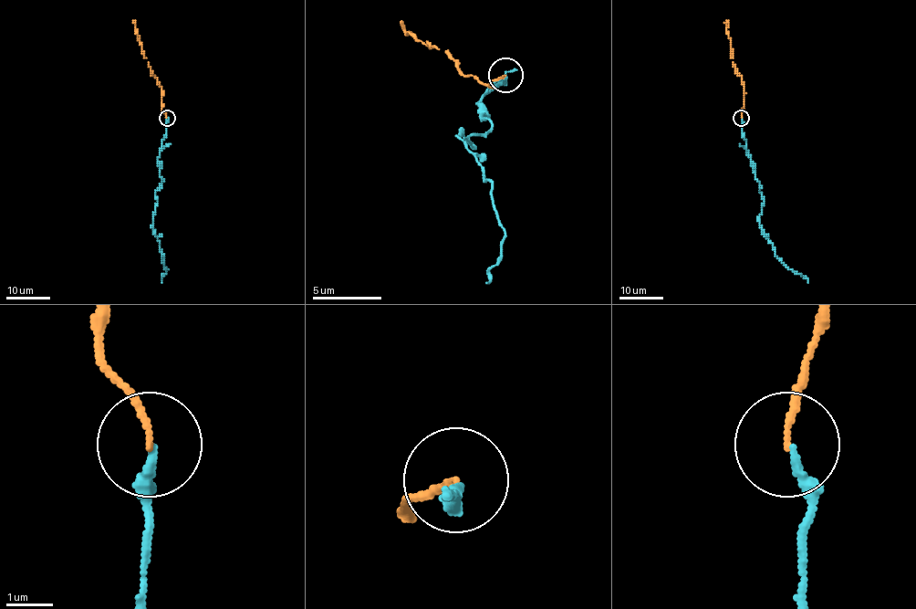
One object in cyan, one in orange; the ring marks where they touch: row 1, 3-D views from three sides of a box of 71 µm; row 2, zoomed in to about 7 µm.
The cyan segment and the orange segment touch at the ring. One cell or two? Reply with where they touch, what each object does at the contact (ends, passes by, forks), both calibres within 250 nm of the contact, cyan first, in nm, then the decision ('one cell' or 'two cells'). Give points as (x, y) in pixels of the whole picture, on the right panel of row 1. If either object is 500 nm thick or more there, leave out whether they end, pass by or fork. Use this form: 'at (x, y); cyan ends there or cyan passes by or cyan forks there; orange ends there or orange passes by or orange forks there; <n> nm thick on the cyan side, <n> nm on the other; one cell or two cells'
at (741, 118); cyan ends there; orange ends there; 190 nm thick on the cyan side, 120 nm on the other; one cell

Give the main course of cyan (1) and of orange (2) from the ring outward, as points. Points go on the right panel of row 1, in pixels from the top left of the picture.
1: (741, 118), (750, 162), (765, 200), (759, 215), (760, 228), (775, 256), (802, 274), (807, 283)
2: (741, 118), (744, 86), (733, 63), (727, 20)

